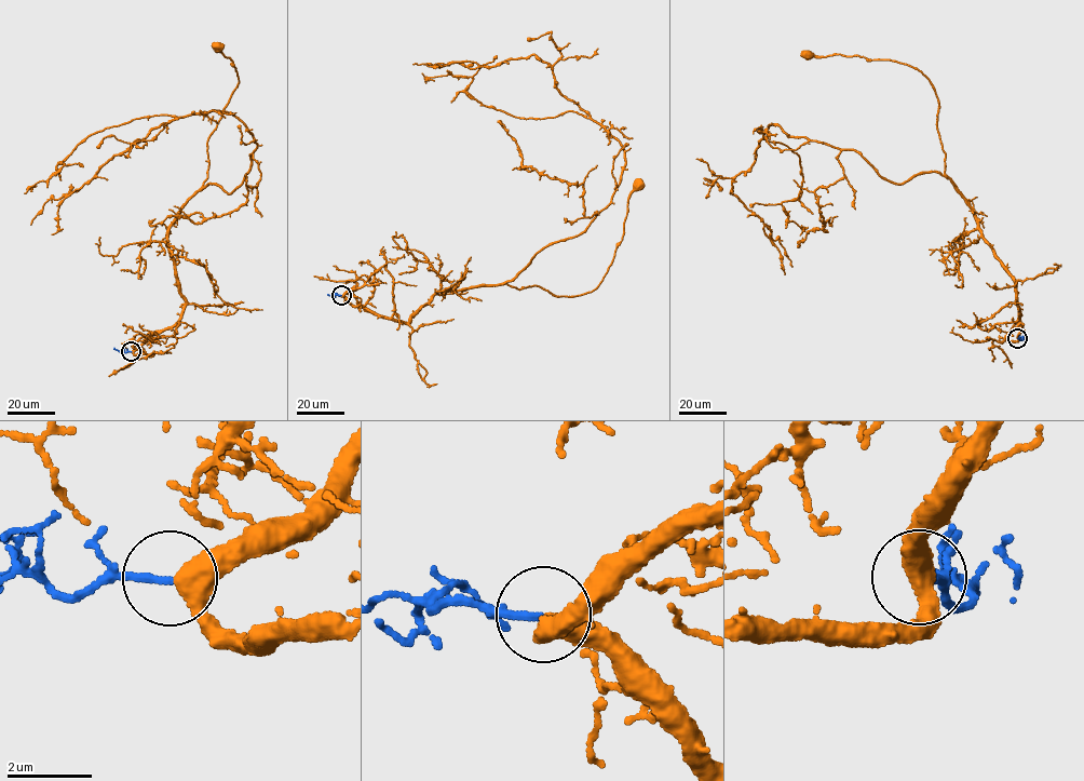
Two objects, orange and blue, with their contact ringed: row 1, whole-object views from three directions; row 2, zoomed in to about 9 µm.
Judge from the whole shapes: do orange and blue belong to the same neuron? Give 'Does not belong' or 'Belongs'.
Belongs

